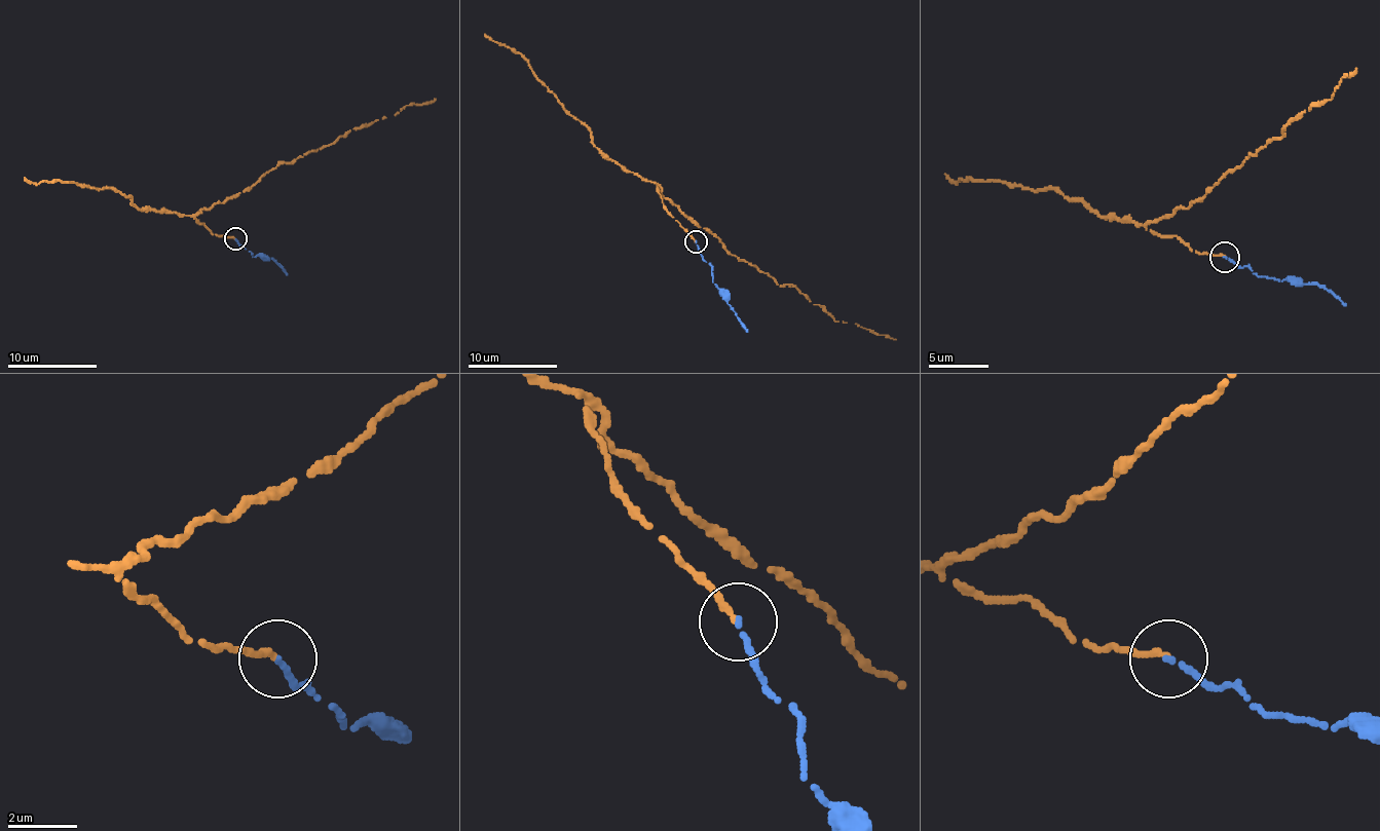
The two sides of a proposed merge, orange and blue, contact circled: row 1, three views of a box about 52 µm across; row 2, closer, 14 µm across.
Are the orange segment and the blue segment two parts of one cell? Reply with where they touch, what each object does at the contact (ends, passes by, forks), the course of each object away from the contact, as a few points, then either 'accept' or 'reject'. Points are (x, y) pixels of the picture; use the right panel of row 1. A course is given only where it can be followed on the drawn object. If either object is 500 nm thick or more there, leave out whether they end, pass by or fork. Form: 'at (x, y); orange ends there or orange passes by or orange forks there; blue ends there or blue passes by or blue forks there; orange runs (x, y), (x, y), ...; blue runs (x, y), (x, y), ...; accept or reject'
at (1225, 257); orange ends there; blue ends there; orange runs (1224, 256), (1190, 250), (1176, 235), (1145, 226), (1199, 201), (1308, 108), (1323, 105), (1356, 69); blue runs (1224, 256), (1244, 265), (1260, 277), (1317, 284), (1344, 304); accept

